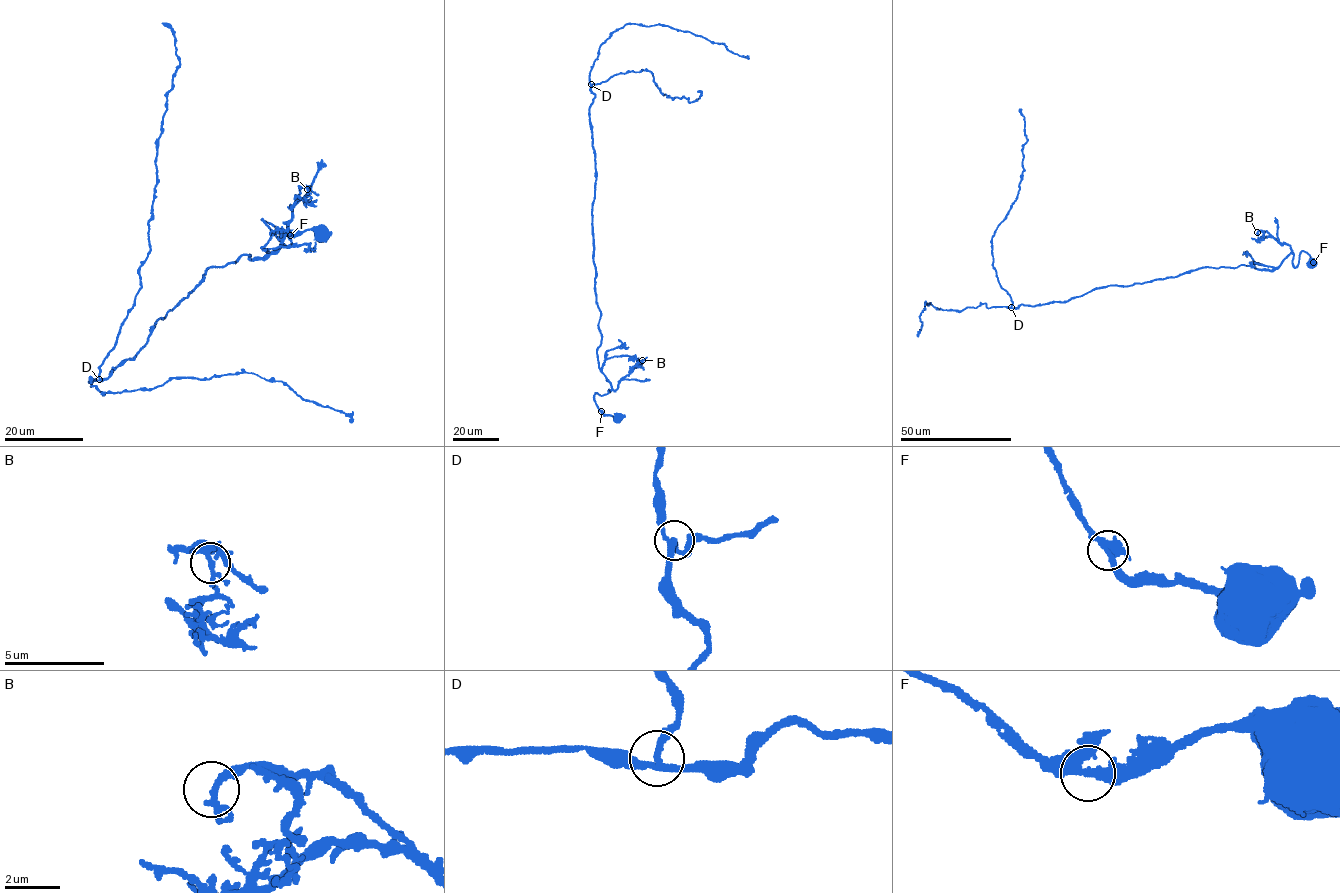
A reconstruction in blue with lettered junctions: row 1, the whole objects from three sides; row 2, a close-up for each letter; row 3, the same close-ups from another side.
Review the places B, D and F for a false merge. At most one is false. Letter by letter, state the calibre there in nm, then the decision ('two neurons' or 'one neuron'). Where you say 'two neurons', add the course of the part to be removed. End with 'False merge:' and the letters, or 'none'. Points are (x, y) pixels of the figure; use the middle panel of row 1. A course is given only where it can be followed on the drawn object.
B: calibre 220 nm; one neuron
D: calibre 240 nm; one neuron
F: calibre 220 nm; one neuron
False merge: none

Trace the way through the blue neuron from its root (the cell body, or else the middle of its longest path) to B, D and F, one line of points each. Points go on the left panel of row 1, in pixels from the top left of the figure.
B: (321, 234), (306, 229), (286, 234), (262, 219), (289, 246), (290, 207), (300, 188), (307, 189)
D: (321, 234), (262, 219), (289, 246), (287, 223), (266, 257), (209, 267), (136, 356), (99, 379)
F: (321, 234), (306, 229), (290, 235)

